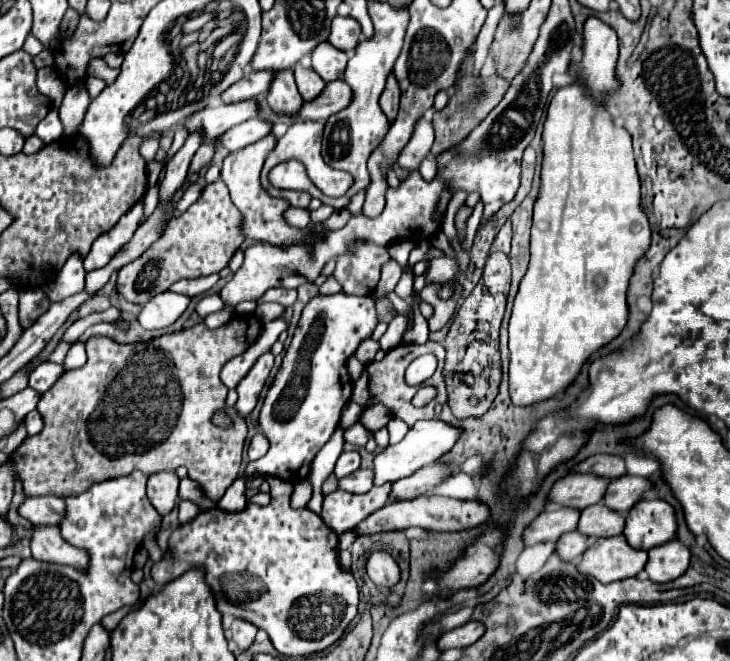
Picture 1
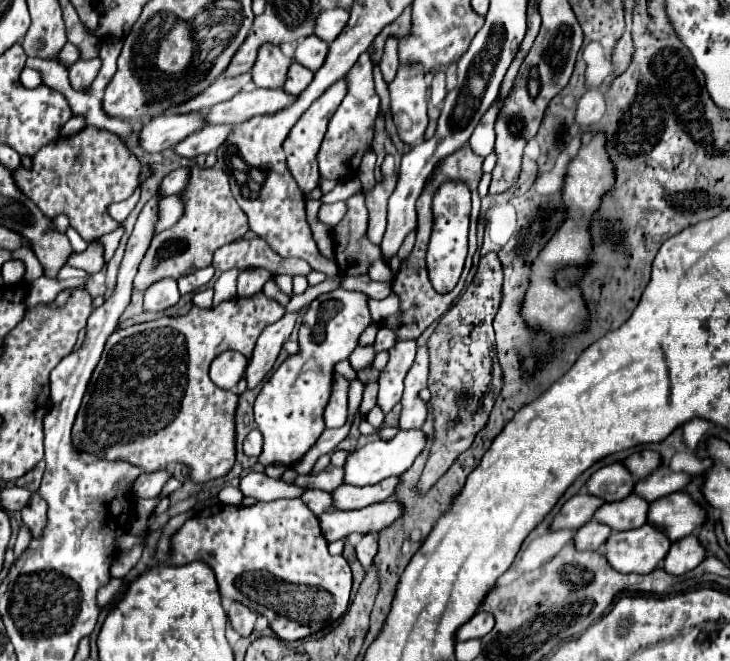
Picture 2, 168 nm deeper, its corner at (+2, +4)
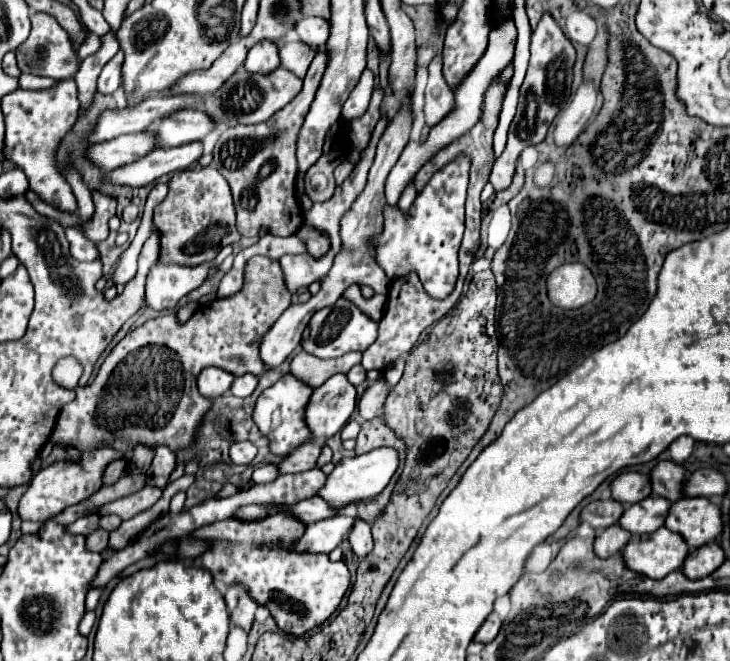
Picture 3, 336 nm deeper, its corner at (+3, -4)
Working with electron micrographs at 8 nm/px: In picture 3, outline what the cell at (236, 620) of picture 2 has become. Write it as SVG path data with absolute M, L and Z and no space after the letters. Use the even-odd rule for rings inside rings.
M230 585L226 589L224 599L226 599L228 611L230 611L230 621L236 627L250 631L258 603L254 603L250 593L246 593L246 587L244 585Z

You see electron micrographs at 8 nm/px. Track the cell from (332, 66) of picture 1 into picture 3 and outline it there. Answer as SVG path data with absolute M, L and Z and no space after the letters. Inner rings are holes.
M290 41L280 47L280 65L284 69L290 69L300 79L304 79L314 55L316 55L316 51L312 47L308 47L306 43Z

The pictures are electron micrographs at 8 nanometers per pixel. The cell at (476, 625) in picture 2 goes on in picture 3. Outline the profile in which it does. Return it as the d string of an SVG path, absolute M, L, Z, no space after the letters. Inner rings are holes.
M490 613L488 619L484 621L484 625L480 627L480 631L474 635L474 641L478 641L478 643L490 643L498 635L500 625L502 625L500 617L496 613Z

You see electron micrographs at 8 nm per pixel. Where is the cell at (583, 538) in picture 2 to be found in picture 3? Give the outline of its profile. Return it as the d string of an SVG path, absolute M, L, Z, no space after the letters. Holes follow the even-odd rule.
M612 525L596 537L594 551L598 557L610 557L610 555L622 551L624 545L630 541L630 537L632 537L632 533L628 533L626 529L622 531L620 525Z

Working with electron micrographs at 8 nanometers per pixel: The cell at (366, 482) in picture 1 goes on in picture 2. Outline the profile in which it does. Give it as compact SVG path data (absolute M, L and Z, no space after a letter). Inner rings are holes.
M329 465L319 475L299 475L295 479L295 485L309 487L309 489L323 489L323 491L335 491L343 485L343 469Z

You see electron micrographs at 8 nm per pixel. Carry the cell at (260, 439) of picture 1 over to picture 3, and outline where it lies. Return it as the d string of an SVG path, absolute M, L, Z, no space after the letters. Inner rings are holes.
M240 441L230 447L230 459L236 465L250 465L256 457L256 447L250 441Z

